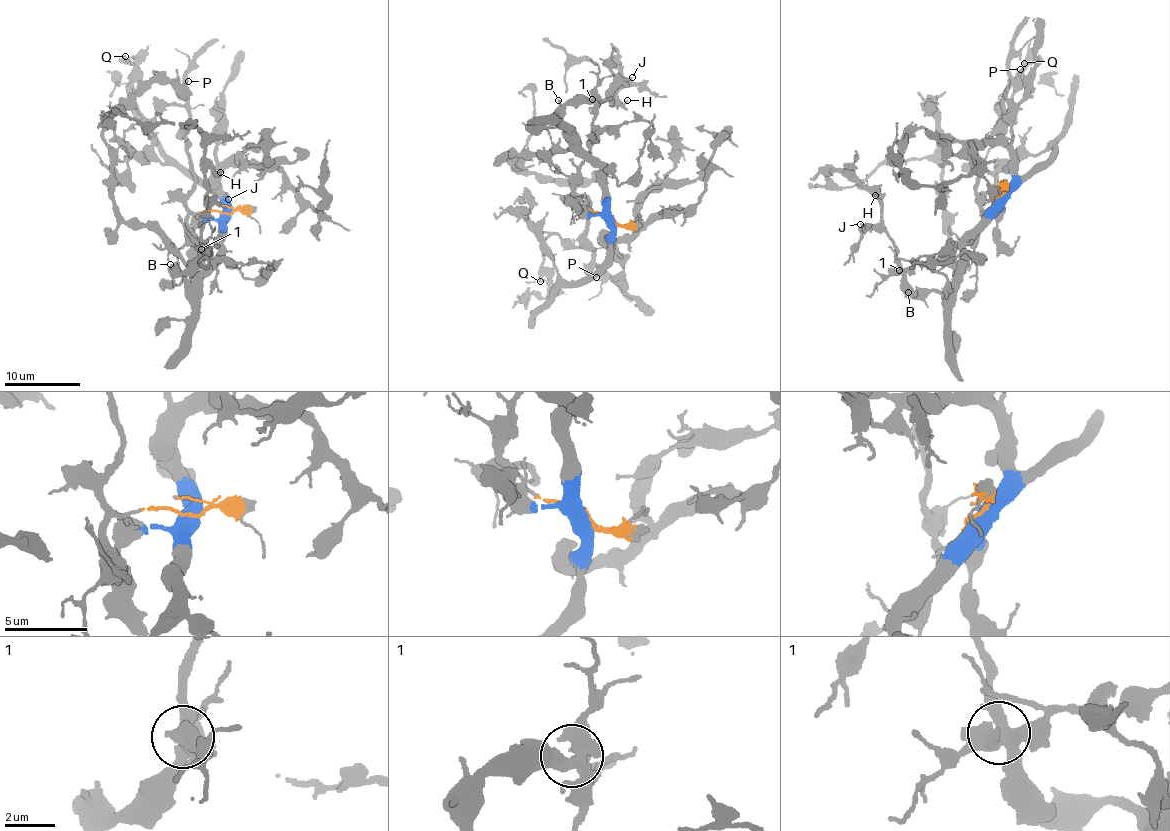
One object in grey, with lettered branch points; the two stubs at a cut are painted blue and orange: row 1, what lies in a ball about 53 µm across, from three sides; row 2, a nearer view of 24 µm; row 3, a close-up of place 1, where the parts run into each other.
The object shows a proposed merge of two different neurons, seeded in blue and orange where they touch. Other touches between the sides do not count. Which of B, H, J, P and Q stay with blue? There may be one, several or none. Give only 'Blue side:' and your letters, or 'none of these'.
Blue side: B, H, J

